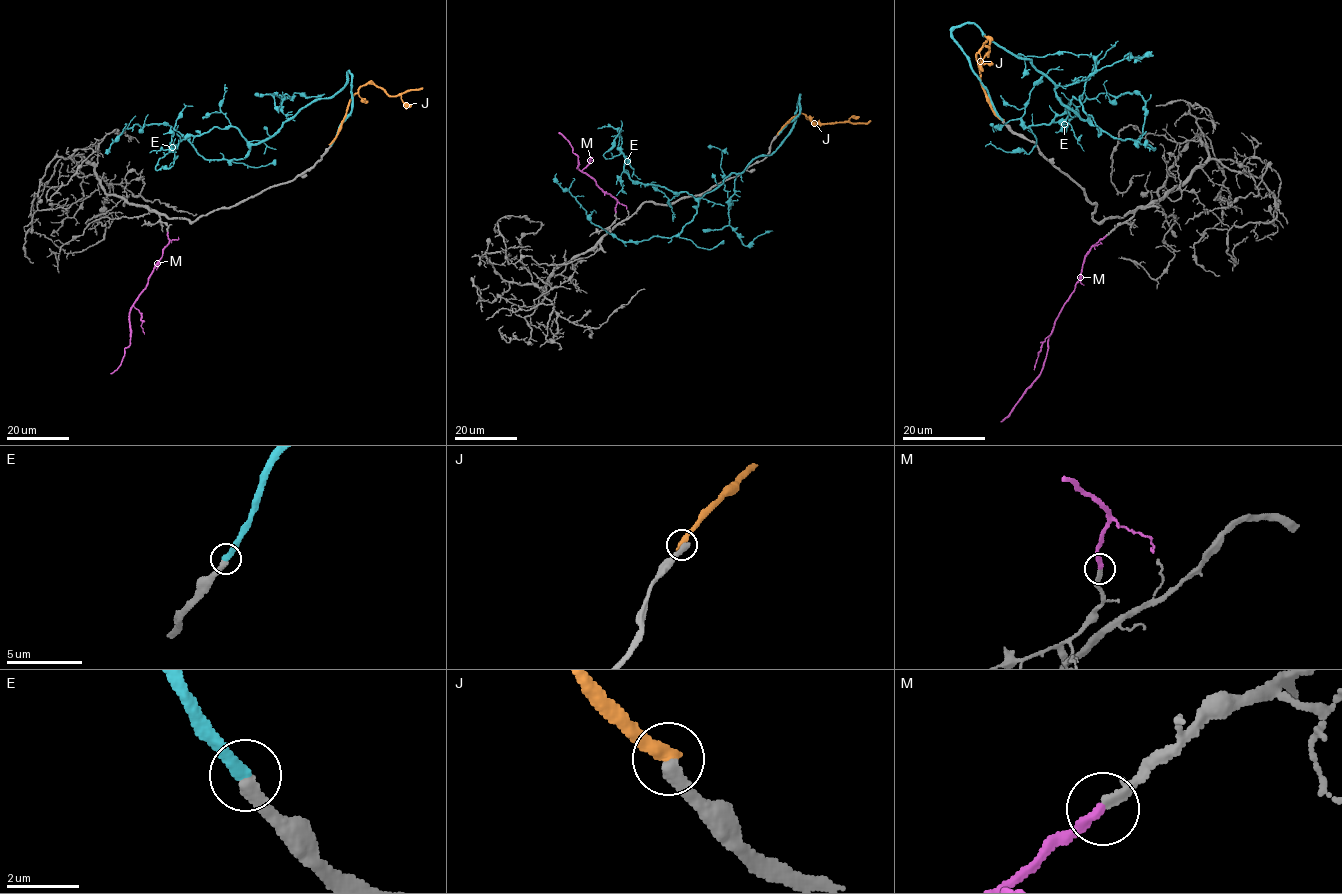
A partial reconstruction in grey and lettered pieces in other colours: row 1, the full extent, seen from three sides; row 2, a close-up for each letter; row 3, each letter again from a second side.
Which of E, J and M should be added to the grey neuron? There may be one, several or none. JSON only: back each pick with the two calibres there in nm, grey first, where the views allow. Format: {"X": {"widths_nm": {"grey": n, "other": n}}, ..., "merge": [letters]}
{"E": {"widths_nm": {"grey": 400, "other": 380}}, "M": {"widths_nm": {"grey": 240, "other": 280}}, "merge": ["E", "M"]}

